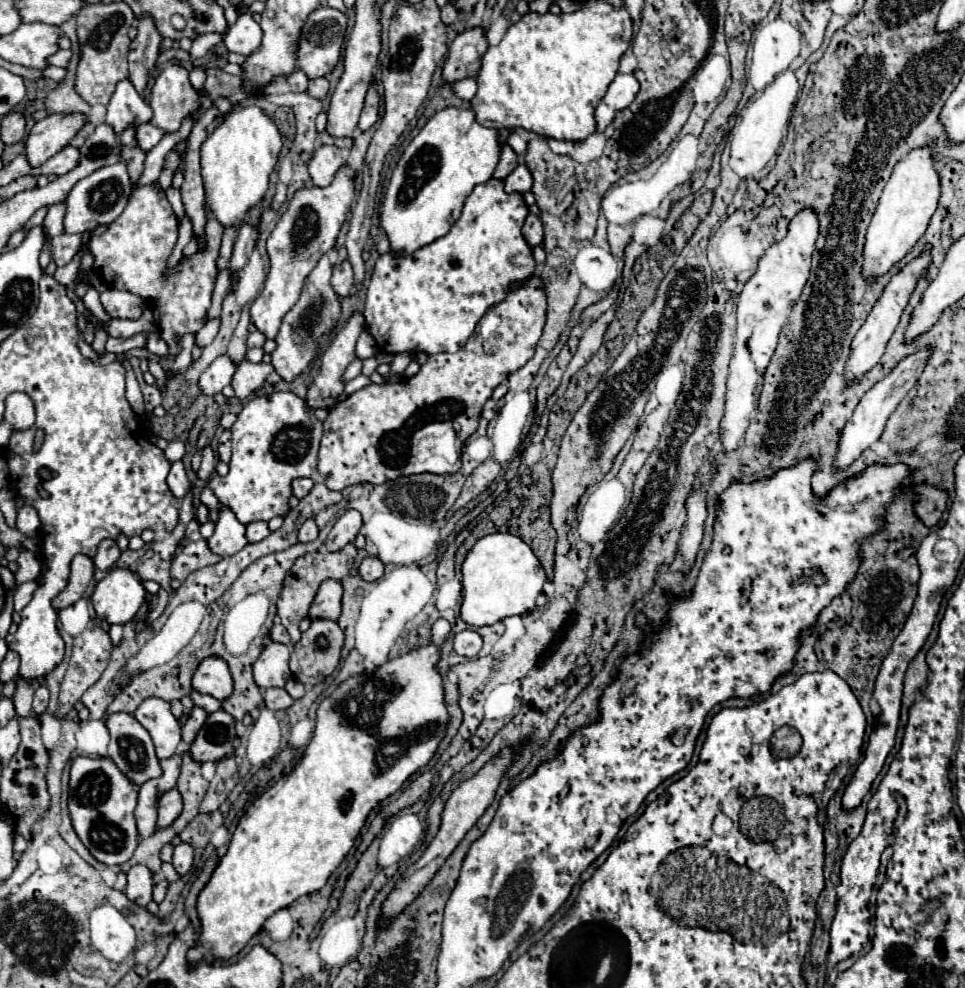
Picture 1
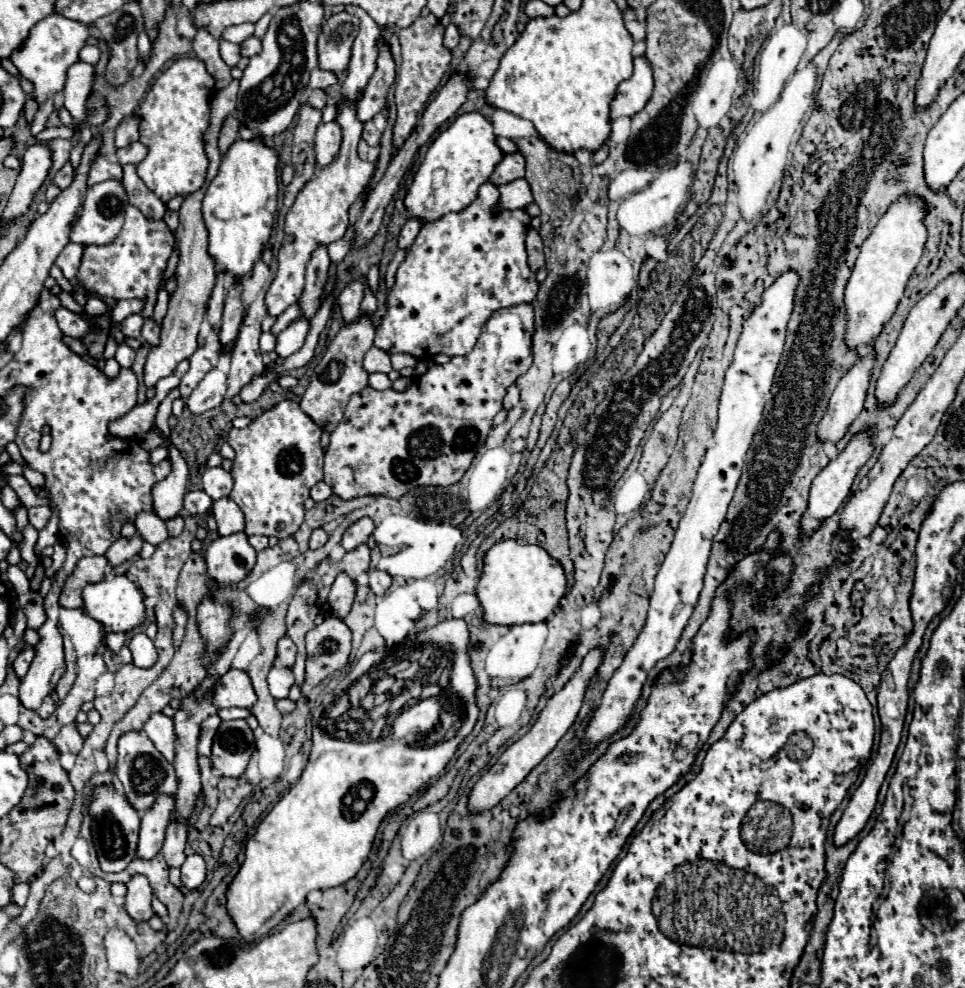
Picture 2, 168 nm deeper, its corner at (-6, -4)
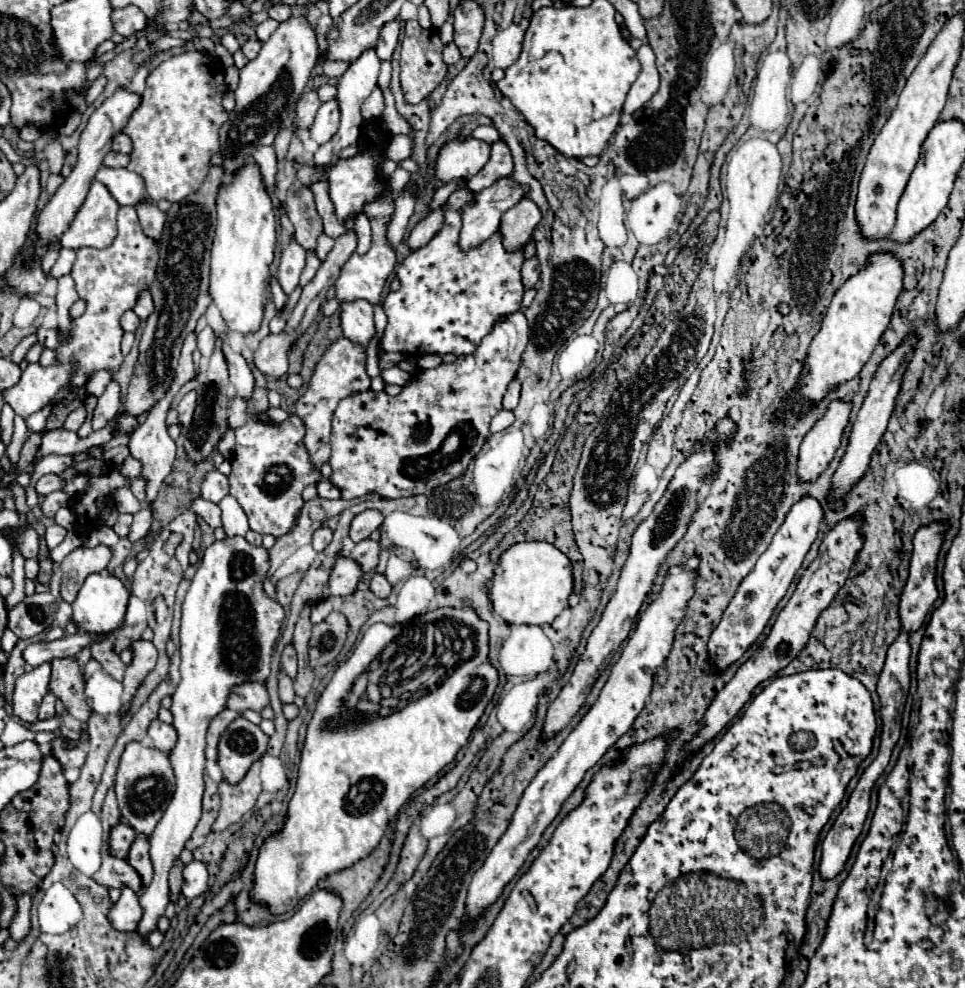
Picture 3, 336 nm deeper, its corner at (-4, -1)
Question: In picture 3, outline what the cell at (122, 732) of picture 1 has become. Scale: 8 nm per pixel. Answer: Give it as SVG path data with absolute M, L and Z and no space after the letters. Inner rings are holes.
M136 741L128 743L124 749L124 755L120 759L114 789L116 789L116 797L118 797L122 823L130 825L136 833L140 833L144 837L150 837L150 833L154 831L154 825L160 821L160 817L166 811L166 805L170 803L170 797L174 793L174 771L172 771L168 755L160 753L158 749L144 747Z

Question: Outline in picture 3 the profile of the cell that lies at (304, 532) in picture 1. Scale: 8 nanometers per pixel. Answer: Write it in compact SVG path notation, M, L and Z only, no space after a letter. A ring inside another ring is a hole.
M326 525L324 527L320 527L316 533L314 533L314 541L312 541L312 545L314 545L314 551L322 551L322 549L326 549L326 545L332 541L332 529L328 529Z

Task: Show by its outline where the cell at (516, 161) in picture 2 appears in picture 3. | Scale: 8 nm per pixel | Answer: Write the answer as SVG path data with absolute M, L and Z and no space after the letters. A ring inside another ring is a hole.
M496 141L492 143L492 155L490 161L468 181L468 189L470 191L482 191L484 187L490 187L496 179L500 177L508 177L512 173L512 155L510 149L504 141Z

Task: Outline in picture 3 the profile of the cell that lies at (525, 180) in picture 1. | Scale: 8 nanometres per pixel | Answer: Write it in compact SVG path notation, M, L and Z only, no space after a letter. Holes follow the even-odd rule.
M510 177L494 181L494 185L474 193L474 199L460 209L462 229L458 247L462 251L476 249L498 231L500 217L524 197L524 191Z

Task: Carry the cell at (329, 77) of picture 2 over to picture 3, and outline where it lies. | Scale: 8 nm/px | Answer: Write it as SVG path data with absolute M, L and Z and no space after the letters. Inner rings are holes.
M326 61L322 65L322 73L328 77L342 77L342 73L350 67L350 63L346 61Z

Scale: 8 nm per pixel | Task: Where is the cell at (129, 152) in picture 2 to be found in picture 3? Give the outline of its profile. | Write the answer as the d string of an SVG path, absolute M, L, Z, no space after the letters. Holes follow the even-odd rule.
M110 151L104 157L104 167L126 167L128 163L130 163L130 155L122 155L122 153Z

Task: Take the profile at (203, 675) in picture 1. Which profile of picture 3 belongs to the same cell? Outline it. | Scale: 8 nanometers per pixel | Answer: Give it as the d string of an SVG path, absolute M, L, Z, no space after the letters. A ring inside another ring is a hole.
M264 683L238 685L228 699L228 709L234 709L234 711L246 711L246 709L262 711L268 705L270 705L270 697Z

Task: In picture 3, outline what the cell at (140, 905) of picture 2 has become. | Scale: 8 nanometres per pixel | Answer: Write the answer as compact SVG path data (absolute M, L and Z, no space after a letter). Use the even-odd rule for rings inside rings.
M124 887L120 899L112 905L112 909L108 911L108 921L116 931L136 931L138 921L142 919L142 907L138 903L138 895Z

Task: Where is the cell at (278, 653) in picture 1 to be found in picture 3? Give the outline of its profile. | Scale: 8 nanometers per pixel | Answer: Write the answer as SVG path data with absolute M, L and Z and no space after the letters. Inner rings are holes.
M284 675L284 677L280 679L278 687L280 687L280 701L282 701L282 703L292 703L292 701L294 701L294 685L292 685L292 679Z

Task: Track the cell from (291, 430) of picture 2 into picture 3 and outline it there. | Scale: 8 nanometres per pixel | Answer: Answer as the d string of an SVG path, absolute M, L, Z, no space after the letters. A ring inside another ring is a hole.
M290 415L288 421L278 427L248 421L236 429L236 449L230 473L230 495L244 509L250 529L260 535L286 535L298 511L302 509L302 489L310 483L320 481L320 473L312 469L308 453L302 445L304 423L298 415Z

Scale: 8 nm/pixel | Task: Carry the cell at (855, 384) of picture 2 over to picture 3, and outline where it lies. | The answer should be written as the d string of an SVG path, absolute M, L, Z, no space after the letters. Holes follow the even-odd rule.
M834 401L826 415L808 431L800 445L798 455L798 481L812 483L834 459L836 449L840 447L842 431L850 417L848 401Z

